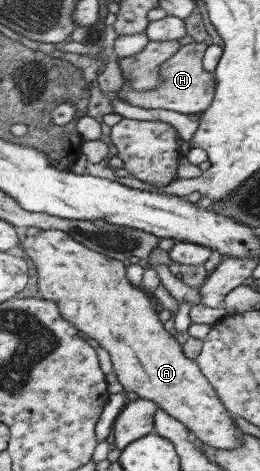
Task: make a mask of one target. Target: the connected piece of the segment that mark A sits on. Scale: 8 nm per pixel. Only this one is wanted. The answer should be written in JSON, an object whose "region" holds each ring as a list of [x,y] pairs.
{"region":[[[58,229],[41,230],[33,236],[18,239],[18,247],[24,257],[31,259],[36,269],[36,284],[39,297],[58,306],[60,316],[73,324],[80,333],[95,339],[108,352],[112,371],[123,391],[135,393],[137,398],[152,401],[163,412],[186,426],[191,438],[215,449],[231,450],[241,444],[239,430],[229,413],[221,405],[215,391],[199,372],[197,364],[183,355],[182,345],[165,331],[157,314],[151,308],[151,295],[143,288],[133,288],[125,278],[125,266],[121,261],[107,257],[95,250],[87,249],[74,238]]]}

